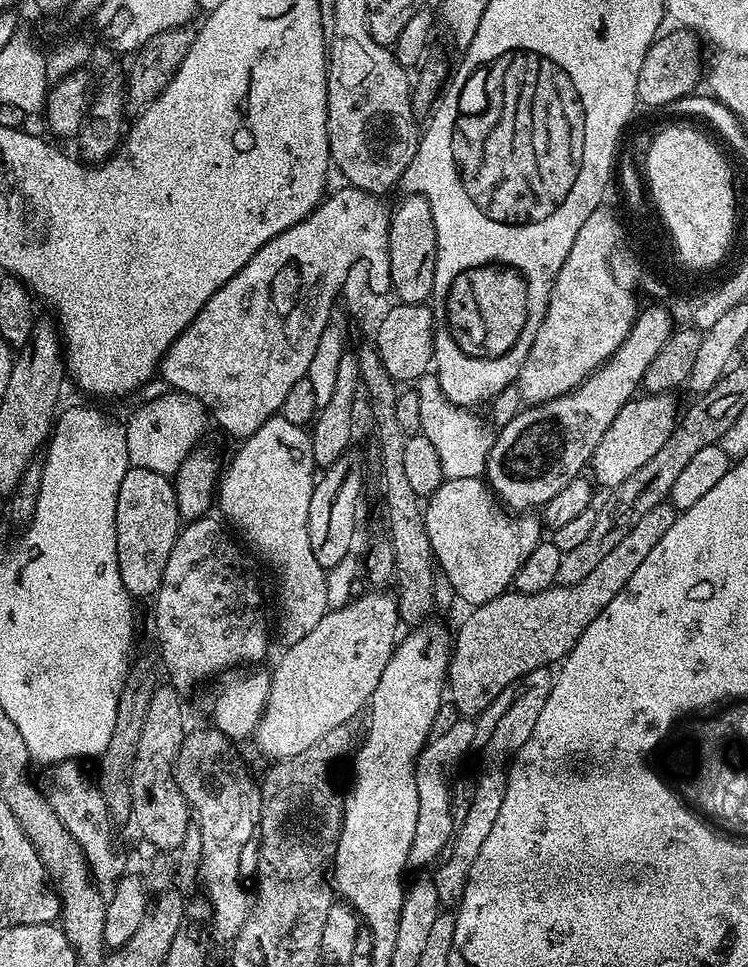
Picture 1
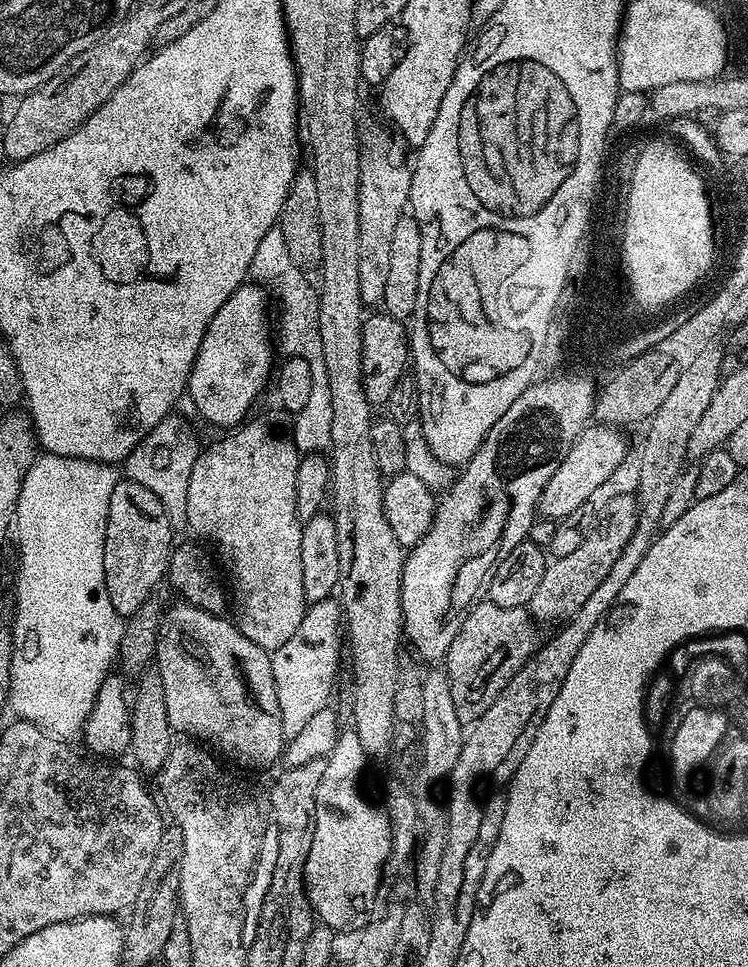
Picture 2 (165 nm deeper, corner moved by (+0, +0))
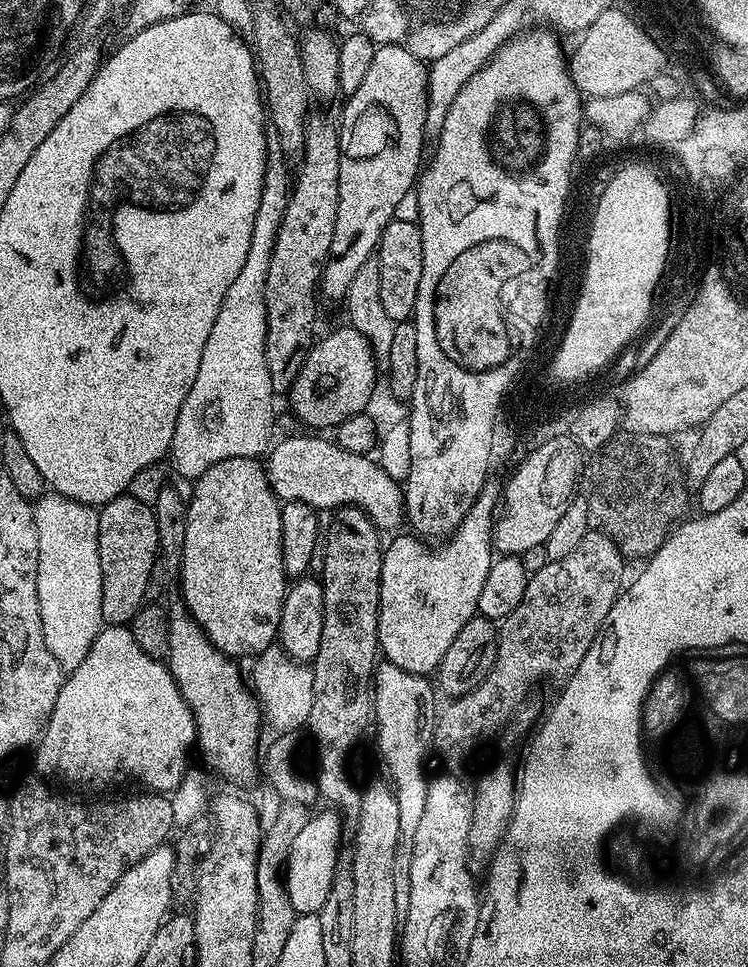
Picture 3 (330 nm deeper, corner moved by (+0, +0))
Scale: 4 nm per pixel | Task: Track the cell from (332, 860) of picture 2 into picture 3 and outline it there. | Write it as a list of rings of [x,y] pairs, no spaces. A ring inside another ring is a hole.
[[[327,810],[309,815],[306,826],[298,833],[298,838],[288,855],[286,865],[286,883],[290,906],[297,914],[319,913],[322,902],[326,902],[326,894],[332,885],[336,873],[338,853],[342,847],[340,828],[342,817],[335,810]]]

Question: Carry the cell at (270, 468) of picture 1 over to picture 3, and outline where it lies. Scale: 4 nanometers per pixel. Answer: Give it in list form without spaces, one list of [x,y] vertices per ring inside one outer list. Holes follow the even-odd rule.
[[[257,457],[226,458],[211,466],[191,486],[192,496],[190,492],[186,500],[186,542],[178,569],[179,599],[220,652],[231,658],[247,652],[259,654],[277,643],[282,602],[290,583],[282,566],[281,501],[270,486],[265,465]]]

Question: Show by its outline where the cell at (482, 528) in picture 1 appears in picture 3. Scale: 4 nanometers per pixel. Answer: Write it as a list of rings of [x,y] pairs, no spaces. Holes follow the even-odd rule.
[[[320,434],[277,439],[266,456],[268,481],[277,500],[302,502],[317,510],[345,506],[360,508],[378,530],[396,528],[406,520],[404,489],[401,481],[390,478],[371,455],[351,453],[335,439],[323,440]],[[280,440],[280,441],[279,441]],[[268,458],[268,460],[267,460]]]

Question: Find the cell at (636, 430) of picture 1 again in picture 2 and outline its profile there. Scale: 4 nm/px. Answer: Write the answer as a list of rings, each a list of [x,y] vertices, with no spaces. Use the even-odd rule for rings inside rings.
[[[599,422],[585,428],[568,453],[560,457],[558,470],[550,474],[550,482],[542,490],[538,505],[541,517],[559,522],[593,499],[591,496],[623,466],[628,456],[628,444],[620,432],[623,431],[619,427]]]

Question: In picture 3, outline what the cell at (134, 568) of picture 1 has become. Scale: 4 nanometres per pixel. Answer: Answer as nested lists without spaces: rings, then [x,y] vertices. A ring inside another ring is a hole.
[[[131,494],[114,498],[99,509],[98,518],[98,558],[102,562],[102,602],[100,603],[100,618],[108,626],[131,625],[134,614],[144,607],[146,601],[146,584],[151,571],[160,556],[160,539],[158,538],[158,522],[154,522],[151,504],[138,502]]]

